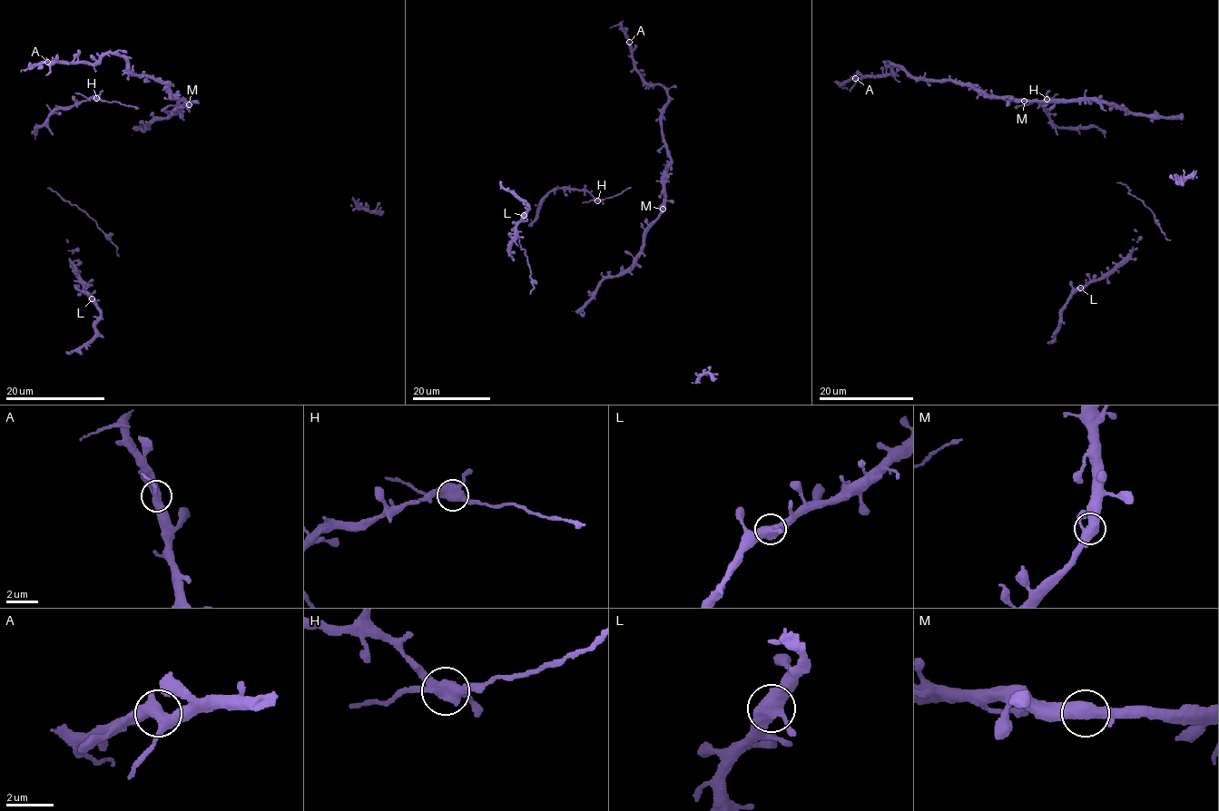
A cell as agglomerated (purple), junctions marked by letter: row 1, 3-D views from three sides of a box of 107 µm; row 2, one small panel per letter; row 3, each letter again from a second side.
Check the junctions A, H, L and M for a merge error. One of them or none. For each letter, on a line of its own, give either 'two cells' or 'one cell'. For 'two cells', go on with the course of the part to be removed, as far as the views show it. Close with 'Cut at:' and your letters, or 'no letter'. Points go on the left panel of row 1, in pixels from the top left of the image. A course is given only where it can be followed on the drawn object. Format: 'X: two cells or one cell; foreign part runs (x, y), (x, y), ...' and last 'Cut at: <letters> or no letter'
A: one cell
H: two cells; foreign part runs (97, 99), (138, 108)
L: one cell
M: one cell
Cut at: H

